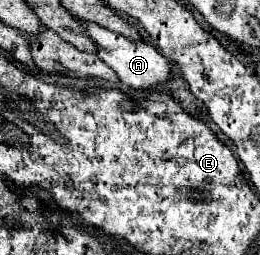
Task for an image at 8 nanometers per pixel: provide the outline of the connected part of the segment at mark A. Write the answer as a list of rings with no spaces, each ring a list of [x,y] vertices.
[[[75,18],[75,20],[83,26],[85,34],[95,42],[95,46],[97,46],[95,54],[117,74],[117,78],[123,86],[131,86],[131,88],[139,88],[139,90],[153,90],[153,86],[167,80],[169,70],[171,70],[171,62],[167,62],[151,44],[129,40],[129,38],[125,38],[117,32],[111,32],[95,22],[87,22],[87,20],[83,22],[79,18]]]

